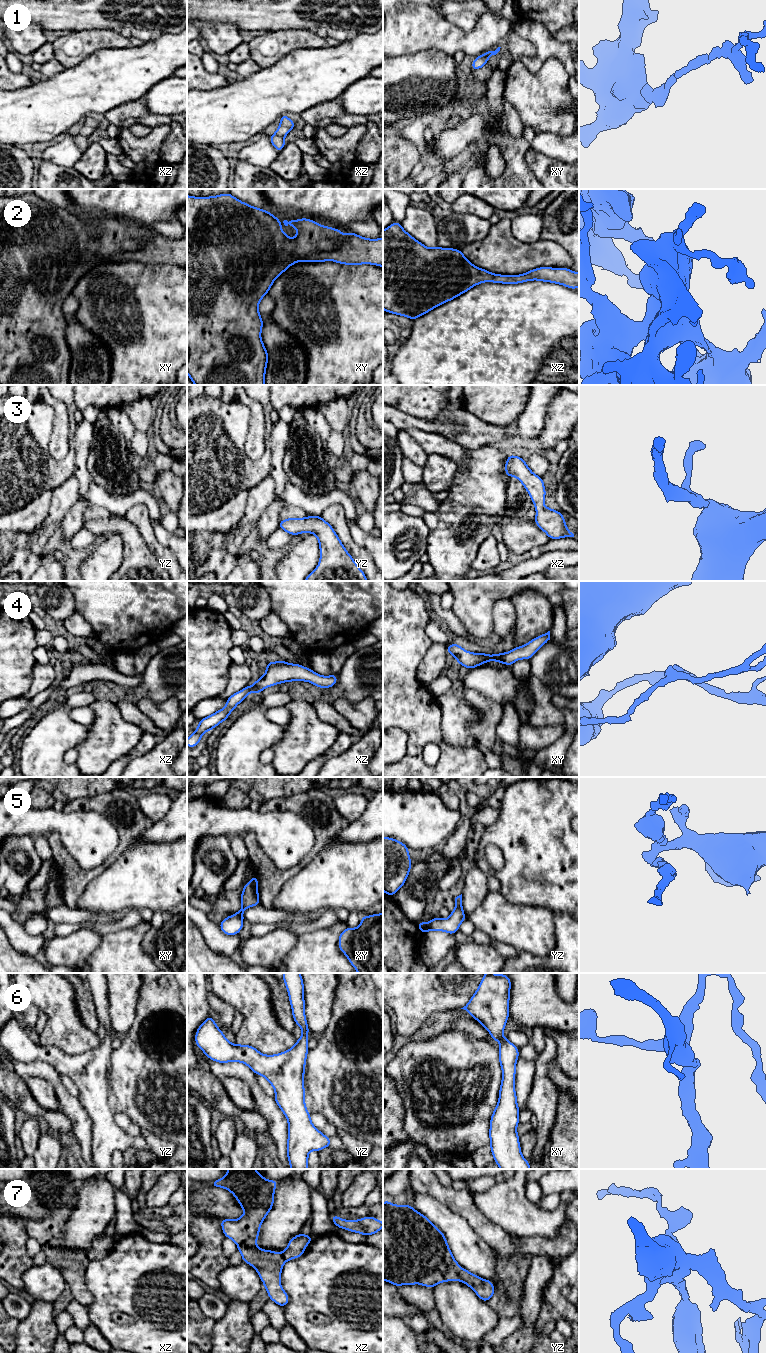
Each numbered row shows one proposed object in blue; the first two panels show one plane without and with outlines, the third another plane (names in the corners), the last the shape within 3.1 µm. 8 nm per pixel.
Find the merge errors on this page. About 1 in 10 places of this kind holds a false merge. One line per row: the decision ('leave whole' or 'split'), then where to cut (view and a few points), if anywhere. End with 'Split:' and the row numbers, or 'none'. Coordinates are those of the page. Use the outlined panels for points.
1: leave whole; cut none
2: leave whole; cut none
3: leave whole; cut none
4: leave whole; cut none
5: leave whole; cut none
6: leave whole; cut none
7: leave whole; cut none
Split: none

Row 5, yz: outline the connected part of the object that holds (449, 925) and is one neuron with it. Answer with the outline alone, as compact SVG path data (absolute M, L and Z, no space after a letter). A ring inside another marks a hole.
M462 894L455 898L456 907L450 913L448 919L440 919L434 917L428 923L419 921L418 928L425 934L428 931L444 931L453 935L457 930L459 930L460 924L466 919L463 907L462 907Z

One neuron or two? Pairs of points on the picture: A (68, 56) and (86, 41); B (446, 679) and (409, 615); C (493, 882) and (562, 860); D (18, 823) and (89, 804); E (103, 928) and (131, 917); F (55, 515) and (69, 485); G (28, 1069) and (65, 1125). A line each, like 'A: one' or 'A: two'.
A: one
B: two
C: two
D: two
E: one
F: one
G: two

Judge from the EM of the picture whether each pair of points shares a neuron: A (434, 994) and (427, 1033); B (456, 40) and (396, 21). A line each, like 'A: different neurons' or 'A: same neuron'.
A: different neurons
B: same neuron

